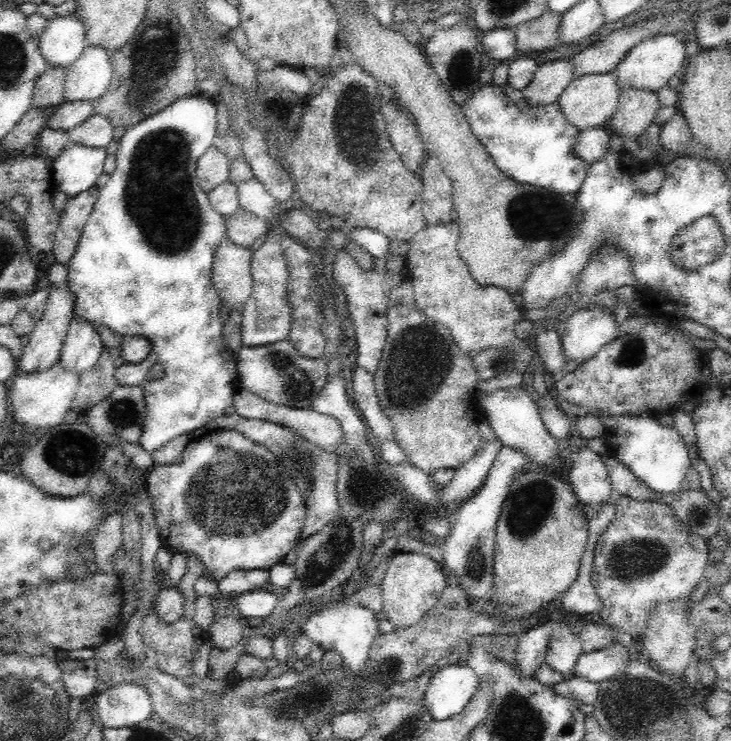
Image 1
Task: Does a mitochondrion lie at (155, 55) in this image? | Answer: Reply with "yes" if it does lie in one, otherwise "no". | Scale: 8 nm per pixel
yes

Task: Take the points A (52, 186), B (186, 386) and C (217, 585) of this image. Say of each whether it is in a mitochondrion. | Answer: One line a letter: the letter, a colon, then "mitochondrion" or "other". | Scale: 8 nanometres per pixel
A: other
B: other
C: other

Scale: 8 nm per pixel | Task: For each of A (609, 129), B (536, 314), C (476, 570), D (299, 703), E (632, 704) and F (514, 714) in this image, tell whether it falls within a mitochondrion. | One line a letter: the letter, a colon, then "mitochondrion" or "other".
A: other
B: other
C: mitochondrion
D: mitochondrion
E: mitochondrion
F: mitochondrion

